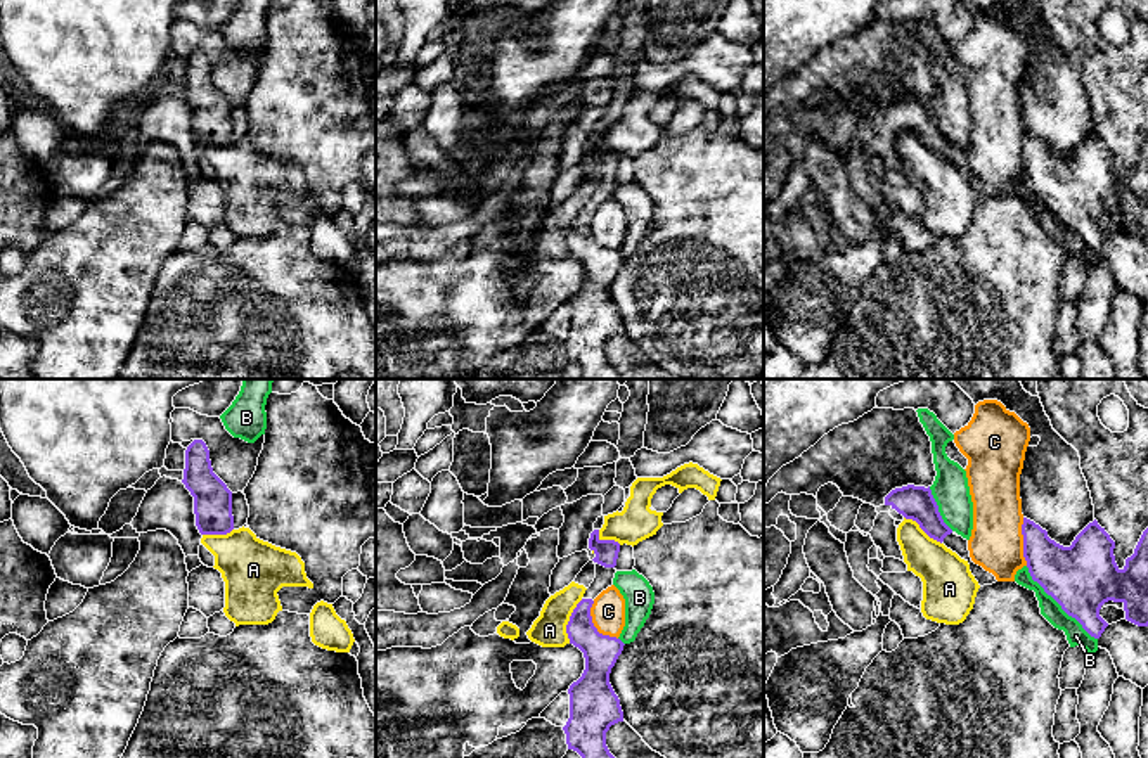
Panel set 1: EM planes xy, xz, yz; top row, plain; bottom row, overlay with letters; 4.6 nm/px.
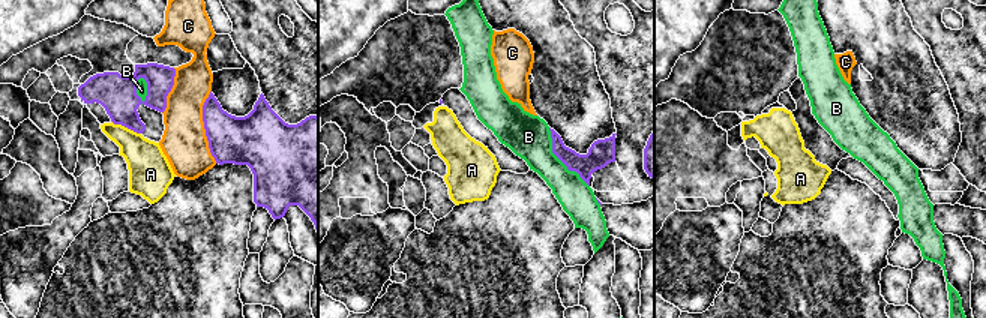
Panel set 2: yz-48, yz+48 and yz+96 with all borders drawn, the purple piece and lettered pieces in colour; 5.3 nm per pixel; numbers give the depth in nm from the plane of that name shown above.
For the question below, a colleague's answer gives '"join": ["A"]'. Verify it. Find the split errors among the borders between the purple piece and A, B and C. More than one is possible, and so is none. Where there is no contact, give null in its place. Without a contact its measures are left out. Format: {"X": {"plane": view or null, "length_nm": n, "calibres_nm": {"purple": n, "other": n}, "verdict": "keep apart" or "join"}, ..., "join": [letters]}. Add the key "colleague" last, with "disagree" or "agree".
{"A": {"plane": "xz", "length_nm": 220, "calibres_nm": {"purple": 160, "other": 160}, "verdict": "keep apart"}, "B": {"plane": "yz", "length_nm": 480, "calibres_nm": {"purple": 320, "other": 90}, "verdict": "keep apart"}, "C": {"plane": "xz", "length_nm": 220, "calibres_nm": {"purple": 160, "other": 160}, "verdict": "keep apart"}, "join": [], "colleague": "disagree"}

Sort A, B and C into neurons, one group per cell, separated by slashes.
A / B / C

